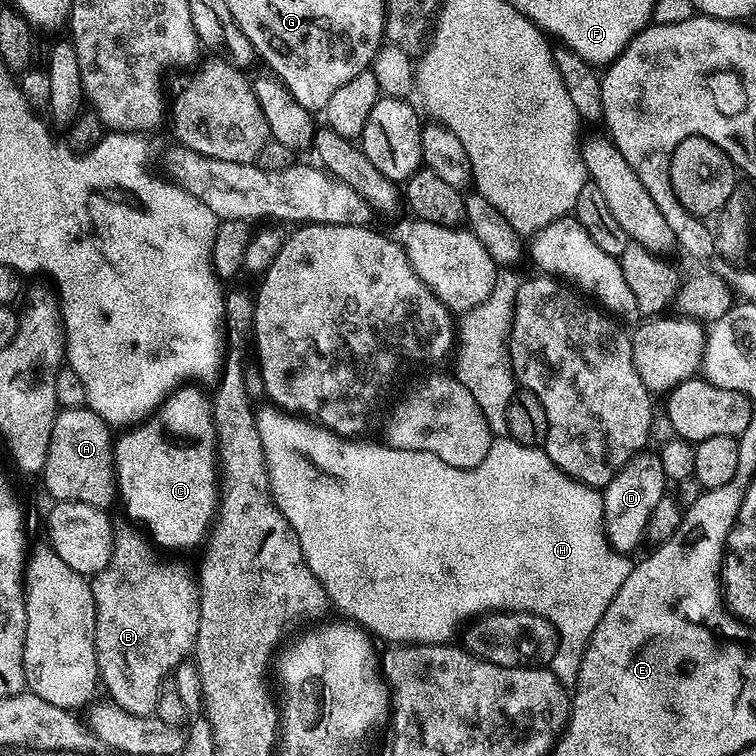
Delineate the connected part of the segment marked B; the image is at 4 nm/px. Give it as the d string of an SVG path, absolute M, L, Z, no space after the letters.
M117 523L112 534L110 562L90 580L96 607L94 642L102 688L109 692L105 693L112 703L130 714L150 716L156 711L165 680L180 663L193 655L200 625L200 597L193 573L191 576L180 564L152 564L149 541L143 535L140 537L131 523L123 523Z

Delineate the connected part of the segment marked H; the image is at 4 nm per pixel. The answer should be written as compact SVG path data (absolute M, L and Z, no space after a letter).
M275 406L267 407L268 408L262 410L259 409L256 418L256 429L258 430L258 438L262 438L262 450L266 450L266 466L270 474L270 486L274 494L274 502L278 506L278 510L282 510L286 522L290 522L290 526L296 531L296 537L302 546L302 554L306 558L306 566L310 566L310 570L318 578L318 582L322 582L322 586L328 592L329 601L331 601L335 607L337 604L337 606L348 615L345 617L347 617L349 621L355 622L359 627L363 628L365 632L375 637L377 641L389 640L387 643L392 646L415 646L418 644L447 644L453 639L452 635L454 635L456 631L458 631L457 633L461 631L462 626L467 625L473 618L480 618L485 614L491 614L493 612L529 612L530 614L549 620L549 622L556 627L558 635L560 635L556 656L550 662L551 667L556 670L561 670L560 668L568 668L571 664L572 667L579 665L580 660L584 657L586 646L598 626L598 622L602 622L602 614L606 614L606 606L610 606L610 602L614 602L614 594L618 594L618 590L622 590L622 582L626 582L626 578L632 573L634 567L633 561L628 561L631 559L629 559L625 553L613 552L612 545L608 543L608 533L604 531L604 497L597 489L580 484L576 480L569 478L562 470L558 470L558 466L554 466L554 462L550 462L550 458L544 453L543 447L531 448L511 438L493 439L486 458L482 458L482 462L477 468L455 468L454 466L446 466L446 462L442 462L442 458L438 458L429 452L415 452L414 450L402 450L401 448L393 447L384 451L376 450L370 444L356 444L360 442L353 442L351 439L339 436L337 432L332 432L329 428L321 428L319 424L307 418L289 414Z

